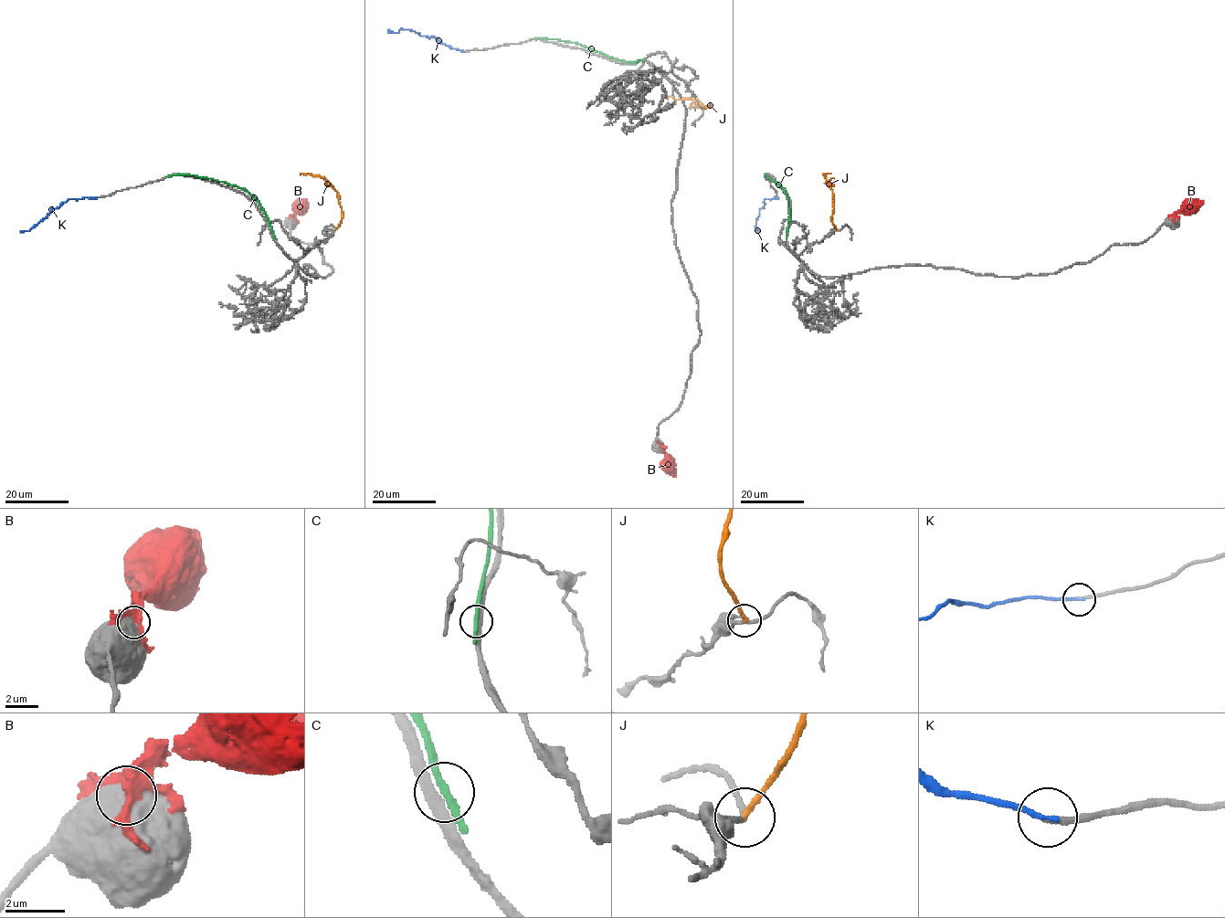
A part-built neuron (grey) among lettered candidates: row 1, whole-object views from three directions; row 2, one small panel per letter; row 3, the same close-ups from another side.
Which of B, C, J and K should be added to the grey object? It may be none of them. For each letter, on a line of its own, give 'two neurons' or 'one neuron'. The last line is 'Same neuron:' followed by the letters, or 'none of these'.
B: two neurons
C: two neurons
J: two neurons
K: one neuron
Same neuron: K

